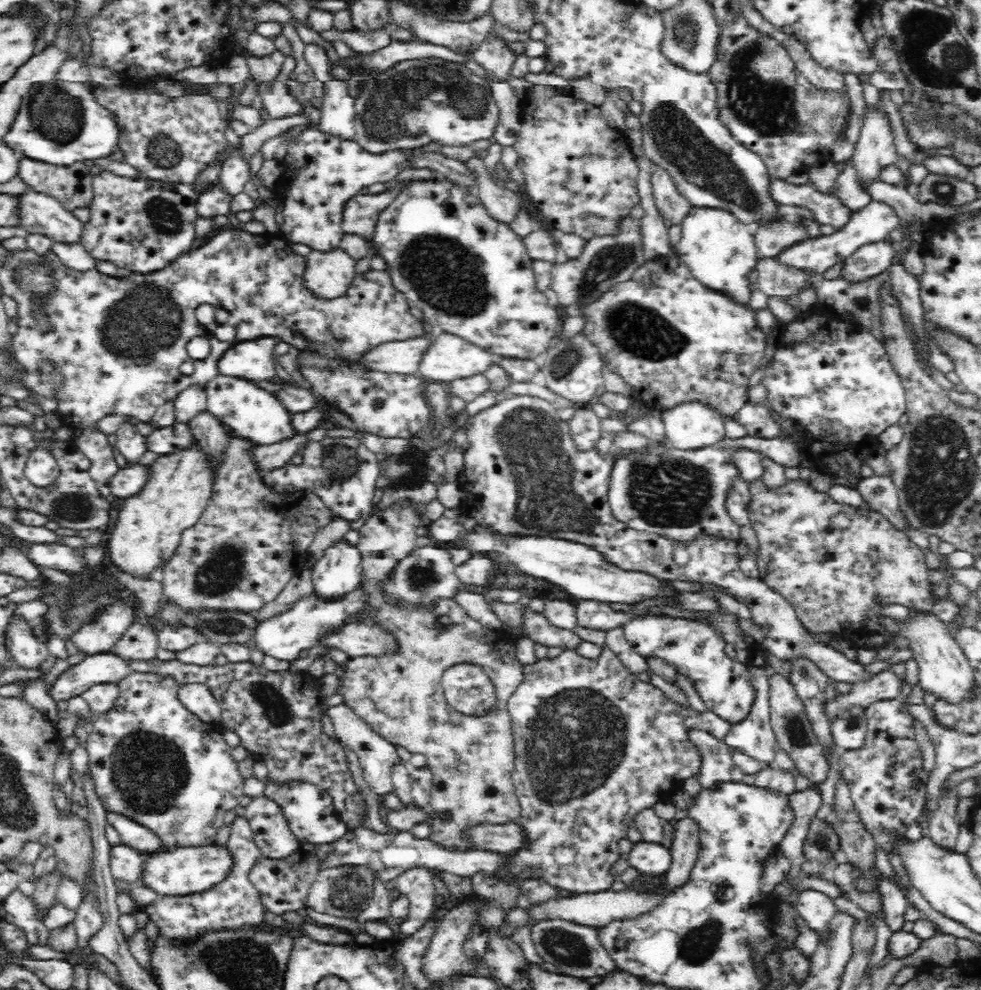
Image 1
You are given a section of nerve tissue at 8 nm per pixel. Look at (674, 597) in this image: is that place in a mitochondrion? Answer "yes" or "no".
no

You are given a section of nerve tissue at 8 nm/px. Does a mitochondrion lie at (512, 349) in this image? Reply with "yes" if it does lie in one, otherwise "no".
no

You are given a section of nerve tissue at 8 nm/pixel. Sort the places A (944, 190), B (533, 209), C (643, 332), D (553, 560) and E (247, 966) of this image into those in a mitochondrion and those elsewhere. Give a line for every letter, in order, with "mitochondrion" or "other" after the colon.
A: mitochondrion
B: other
C: mitochondrion
D: other
E: mitochondrion

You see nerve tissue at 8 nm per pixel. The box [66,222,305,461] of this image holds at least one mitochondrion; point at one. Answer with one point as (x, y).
(133, 330)

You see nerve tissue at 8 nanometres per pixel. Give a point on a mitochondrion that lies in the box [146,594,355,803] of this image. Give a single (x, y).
(270, 705)

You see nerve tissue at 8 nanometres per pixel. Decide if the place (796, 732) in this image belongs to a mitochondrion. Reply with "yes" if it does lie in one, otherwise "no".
yes

